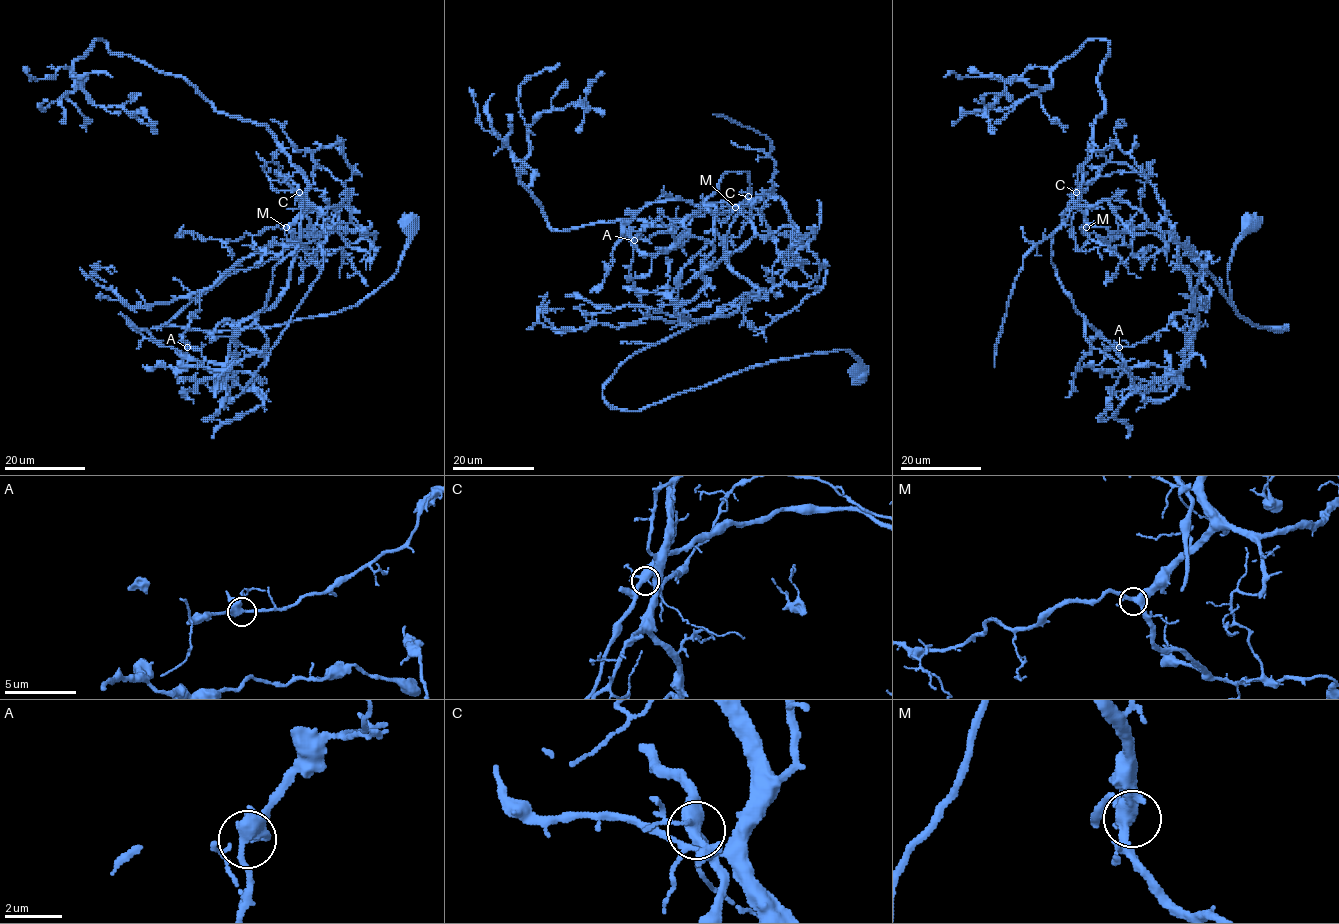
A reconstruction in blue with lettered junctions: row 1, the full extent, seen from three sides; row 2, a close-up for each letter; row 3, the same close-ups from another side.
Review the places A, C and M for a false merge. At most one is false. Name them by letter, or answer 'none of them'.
C

